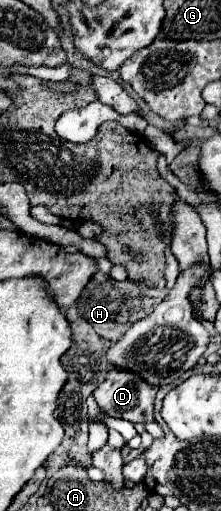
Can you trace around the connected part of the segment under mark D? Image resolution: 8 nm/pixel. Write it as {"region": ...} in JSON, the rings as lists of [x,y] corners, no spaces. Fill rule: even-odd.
{"region":[[[110,370],[106,380],[94,390],[100,412],[112,418],[124,418],[132,424],[154,422],[154,396],[158,388],[144,386],[134,374]]]}

